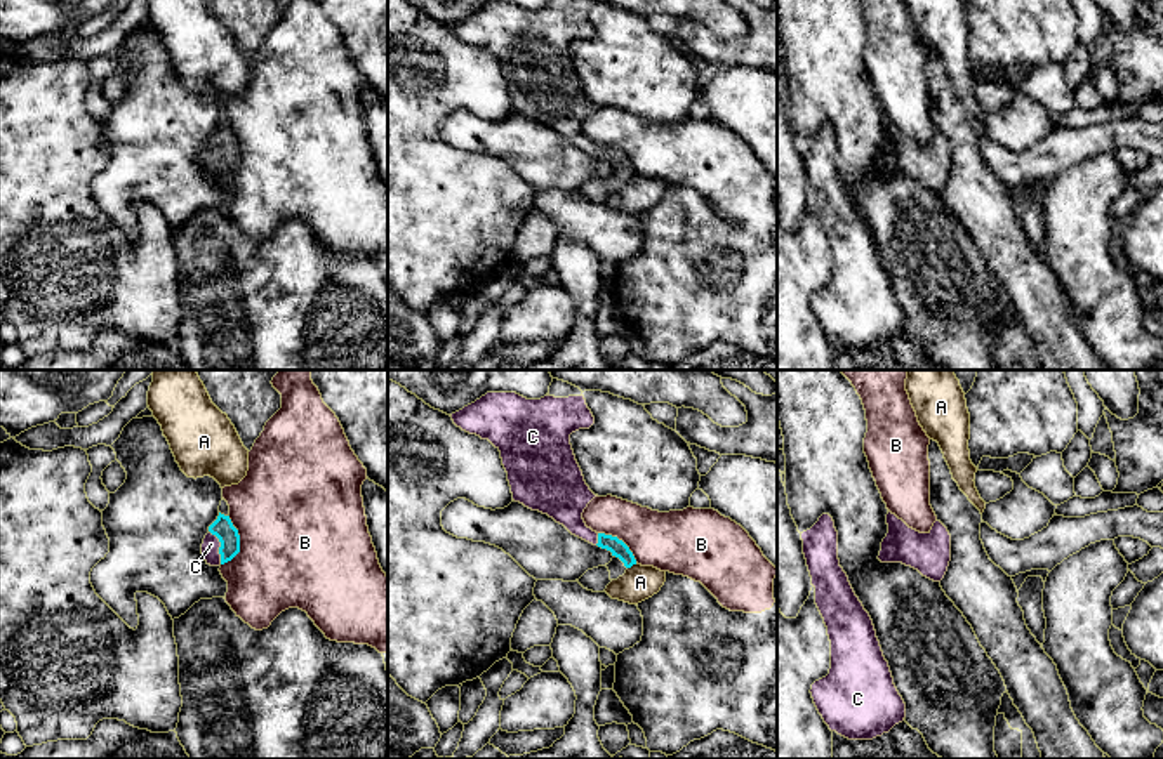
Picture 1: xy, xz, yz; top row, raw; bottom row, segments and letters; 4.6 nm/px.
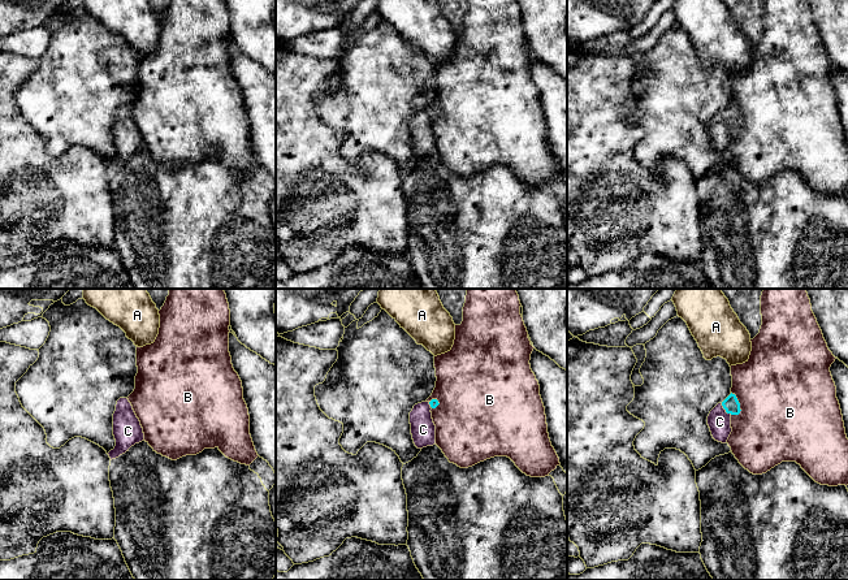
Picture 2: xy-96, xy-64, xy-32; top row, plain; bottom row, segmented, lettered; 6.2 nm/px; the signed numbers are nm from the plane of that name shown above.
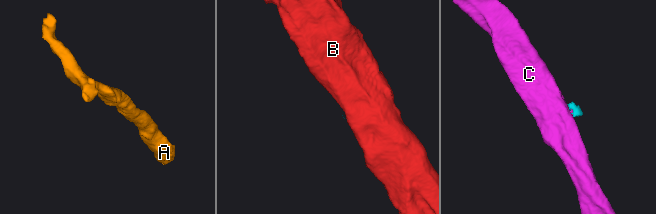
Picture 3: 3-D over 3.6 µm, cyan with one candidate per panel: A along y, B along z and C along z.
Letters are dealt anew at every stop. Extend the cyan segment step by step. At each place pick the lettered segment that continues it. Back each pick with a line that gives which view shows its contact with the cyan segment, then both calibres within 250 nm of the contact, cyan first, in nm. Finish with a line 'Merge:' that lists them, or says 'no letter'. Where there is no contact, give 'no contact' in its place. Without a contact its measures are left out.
C: xy | 100/80 nm
Merge: C

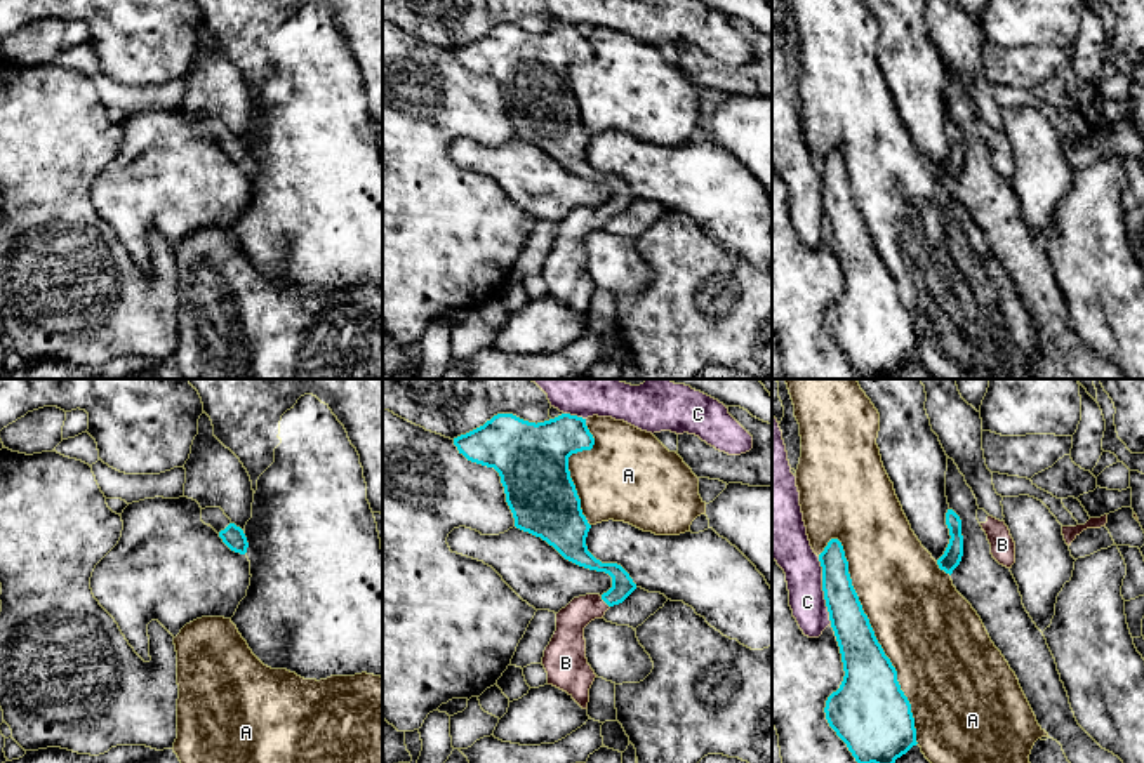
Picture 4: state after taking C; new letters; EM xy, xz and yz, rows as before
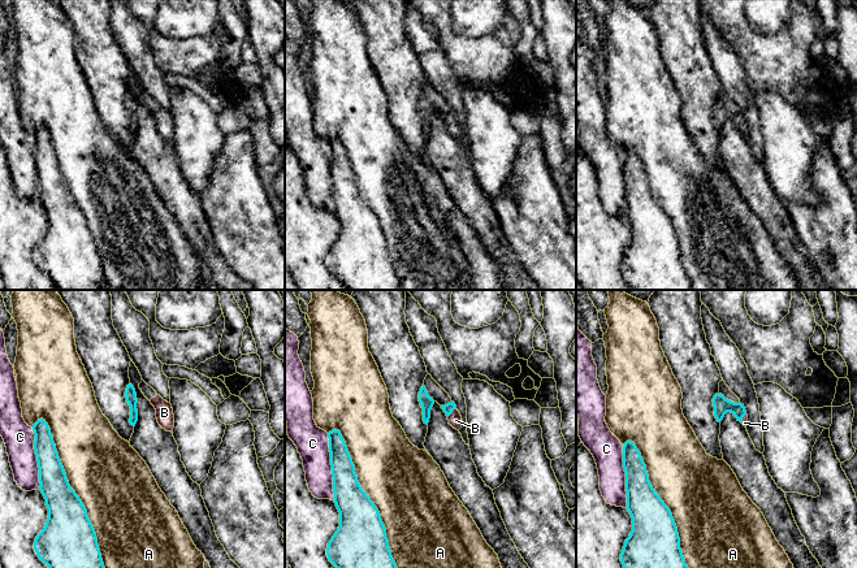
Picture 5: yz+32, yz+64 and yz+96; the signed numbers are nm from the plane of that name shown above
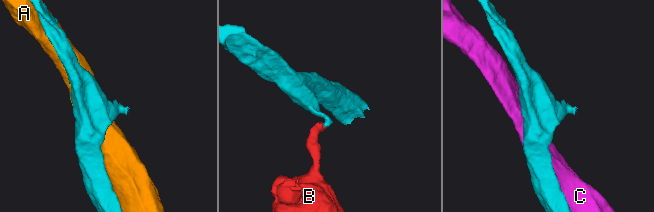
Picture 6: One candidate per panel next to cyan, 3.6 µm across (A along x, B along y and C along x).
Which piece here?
B: xz | 100/150 nm
Merge: B

